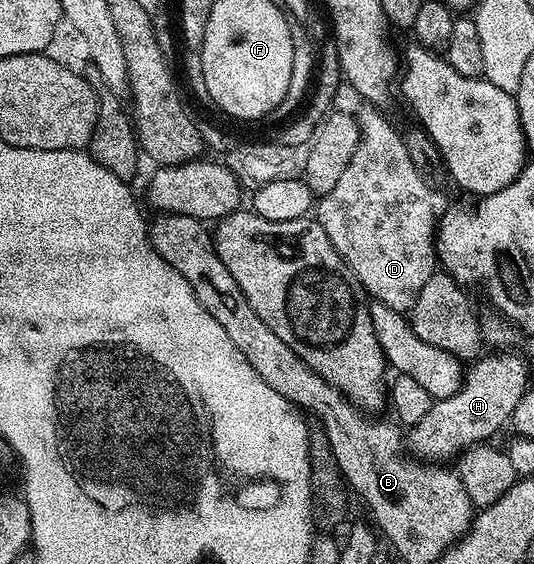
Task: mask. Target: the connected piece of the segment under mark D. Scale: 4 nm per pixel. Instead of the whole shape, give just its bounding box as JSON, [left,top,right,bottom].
[316,107,439,314]

